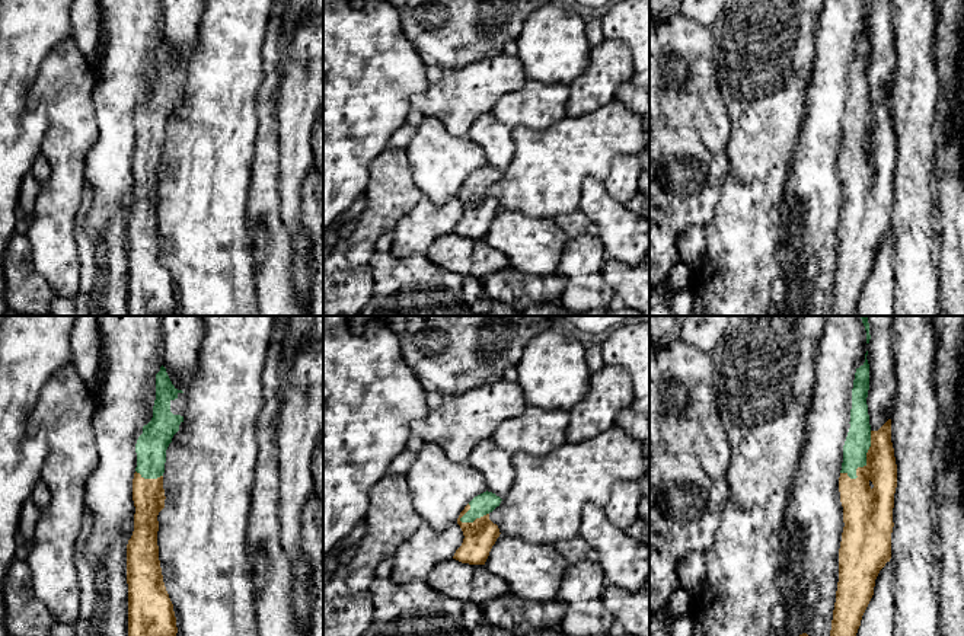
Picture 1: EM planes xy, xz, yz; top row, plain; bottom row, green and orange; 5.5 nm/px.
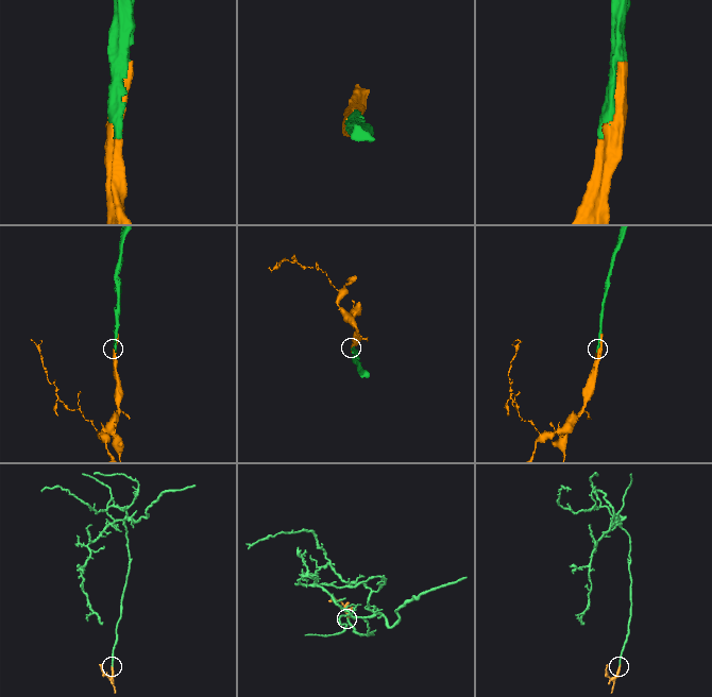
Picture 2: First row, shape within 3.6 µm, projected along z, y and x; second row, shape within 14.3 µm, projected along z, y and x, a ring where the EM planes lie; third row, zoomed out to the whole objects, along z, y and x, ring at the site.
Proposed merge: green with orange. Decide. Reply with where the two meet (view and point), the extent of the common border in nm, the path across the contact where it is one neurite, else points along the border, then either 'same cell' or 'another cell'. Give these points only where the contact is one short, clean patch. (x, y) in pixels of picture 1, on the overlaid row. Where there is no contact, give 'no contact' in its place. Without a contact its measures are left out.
yz (865, 459) | 300 nm | same cell

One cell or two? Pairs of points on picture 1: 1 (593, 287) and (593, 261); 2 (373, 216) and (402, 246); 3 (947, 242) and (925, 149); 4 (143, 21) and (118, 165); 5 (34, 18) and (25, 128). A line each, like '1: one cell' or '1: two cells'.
1: one cell
2: two cells
3: two cells
4: one cell
5: one cell

